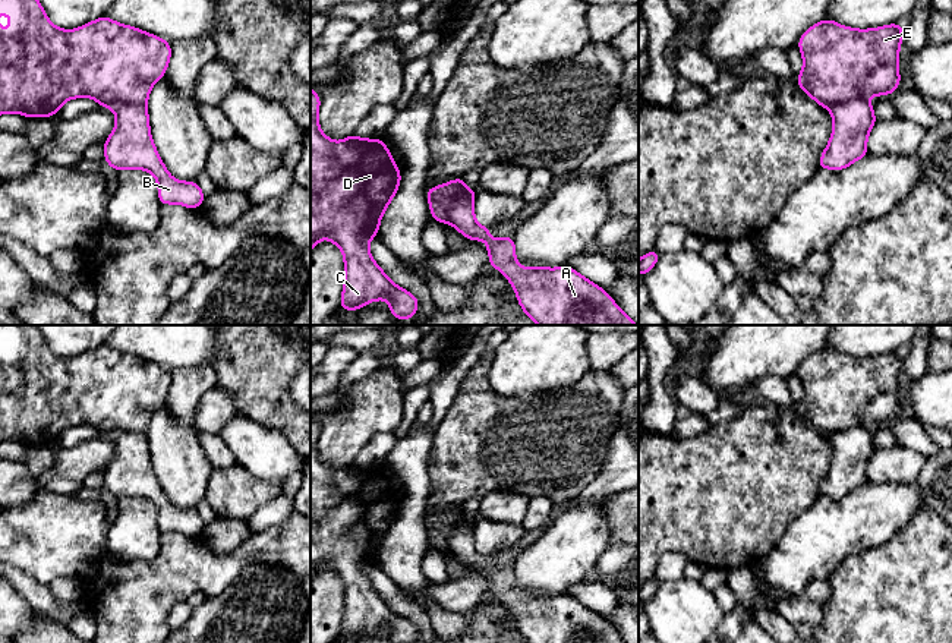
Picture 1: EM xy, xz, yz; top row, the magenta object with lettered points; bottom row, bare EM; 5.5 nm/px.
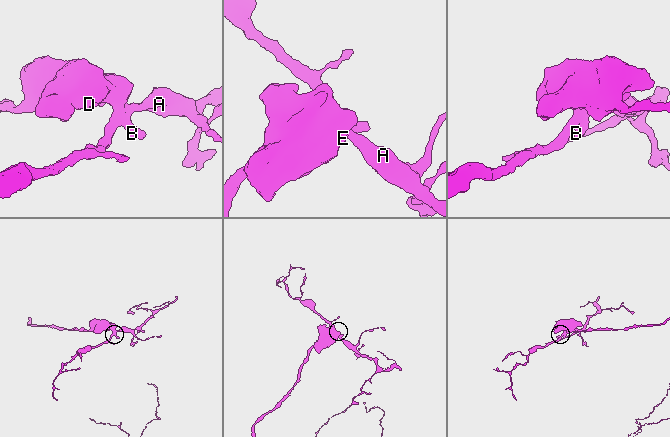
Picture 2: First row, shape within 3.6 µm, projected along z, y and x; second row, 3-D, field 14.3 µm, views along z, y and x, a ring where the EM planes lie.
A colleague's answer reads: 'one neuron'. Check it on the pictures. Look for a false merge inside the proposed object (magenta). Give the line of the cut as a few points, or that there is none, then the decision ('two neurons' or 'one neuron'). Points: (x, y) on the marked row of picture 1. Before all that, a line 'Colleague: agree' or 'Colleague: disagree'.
Colleague: disagree
cut xz (473, 199), (465, 195), (451, 198), (447, 202), (445, 220); two neurons

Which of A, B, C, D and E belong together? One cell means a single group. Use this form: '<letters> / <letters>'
A B / C D E

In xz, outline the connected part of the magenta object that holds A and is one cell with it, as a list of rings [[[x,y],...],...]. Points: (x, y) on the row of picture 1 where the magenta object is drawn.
[[[463,195],[447,201],[447,221],[455,227],[467,240],[485,240],[489,252],[489,264],[499,270],[516,290],[517,300],[524,313],[539,325],[580,325],[583,321],[592,325],[637,325],[608,296],[606,290],[580,275],[576,270],[561,268],[524,268],[517,264],[514,237],[491,240],[491,227],[482,227],[475,220],[473,199]]]

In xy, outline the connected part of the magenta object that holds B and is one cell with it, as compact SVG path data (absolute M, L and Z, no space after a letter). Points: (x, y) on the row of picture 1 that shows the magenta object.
M119 104L113 110L117 124L104 142L104 160L114 173L122 168L146 170L157 179L161 205L199 208L205 195L198 182L179 182L163 164L149 132L146 104Z

